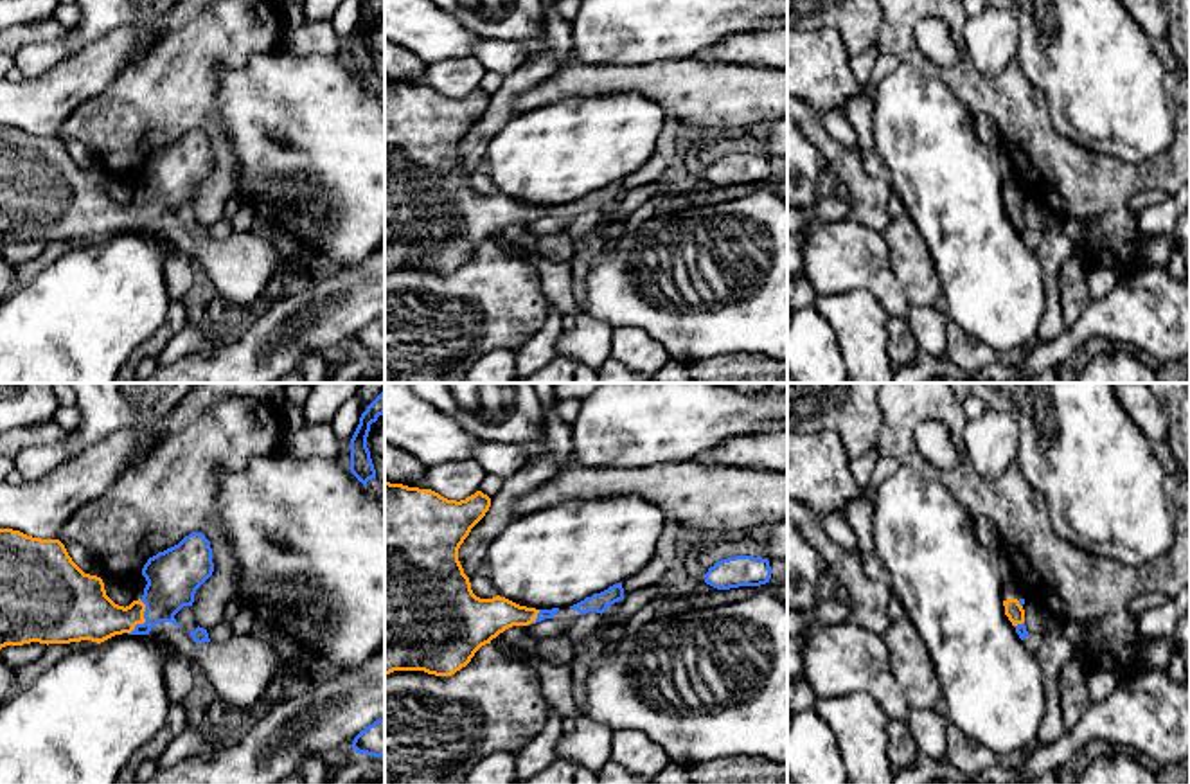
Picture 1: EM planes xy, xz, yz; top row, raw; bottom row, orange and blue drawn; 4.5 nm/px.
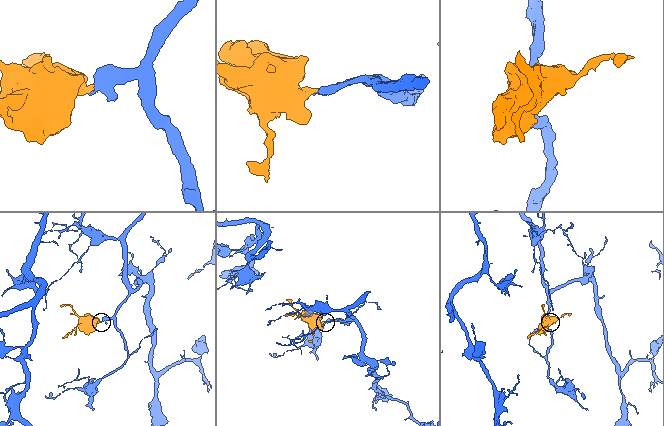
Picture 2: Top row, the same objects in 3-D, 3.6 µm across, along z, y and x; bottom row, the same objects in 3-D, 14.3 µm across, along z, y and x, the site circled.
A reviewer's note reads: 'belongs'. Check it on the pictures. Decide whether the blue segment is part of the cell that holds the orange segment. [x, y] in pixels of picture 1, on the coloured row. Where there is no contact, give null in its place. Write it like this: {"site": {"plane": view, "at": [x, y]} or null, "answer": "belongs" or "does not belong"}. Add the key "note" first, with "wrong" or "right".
{"note": "right", "site": {"plane": "xy", "at": [144, 619]}, "answer": "belongs"}

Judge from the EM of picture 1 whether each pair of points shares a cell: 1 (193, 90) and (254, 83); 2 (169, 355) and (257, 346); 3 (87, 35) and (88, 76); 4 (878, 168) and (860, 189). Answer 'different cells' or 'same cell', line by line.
1: different cells
2: different cells
3: different cells
4: different cells

